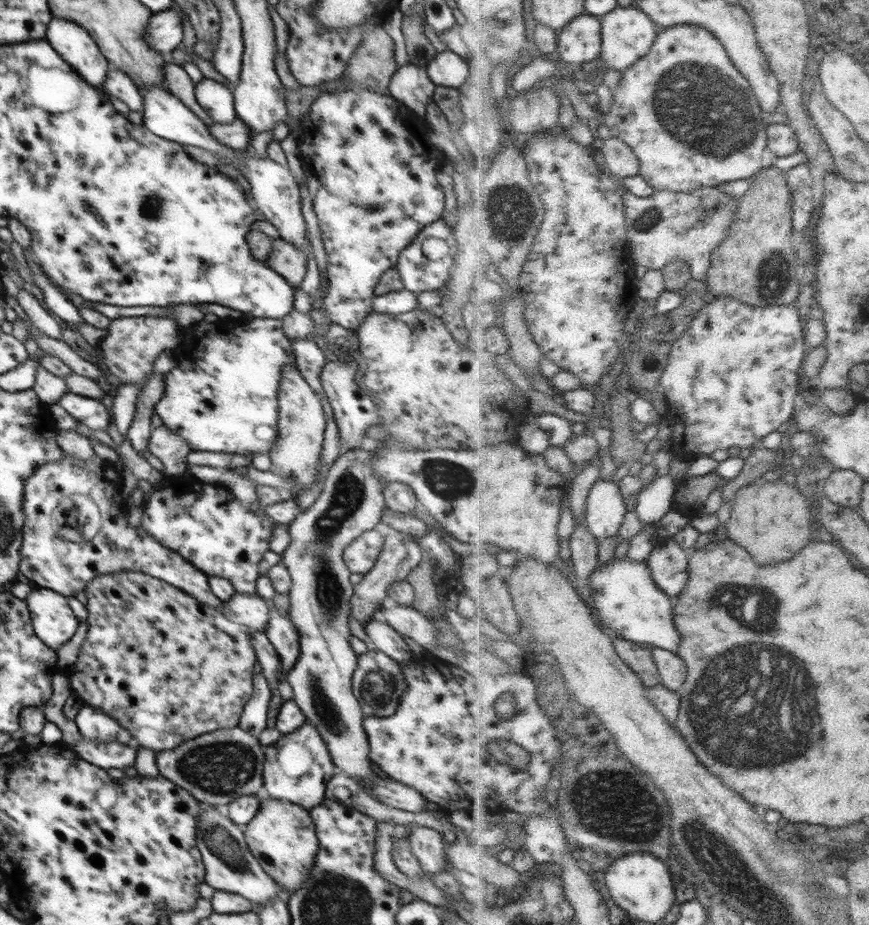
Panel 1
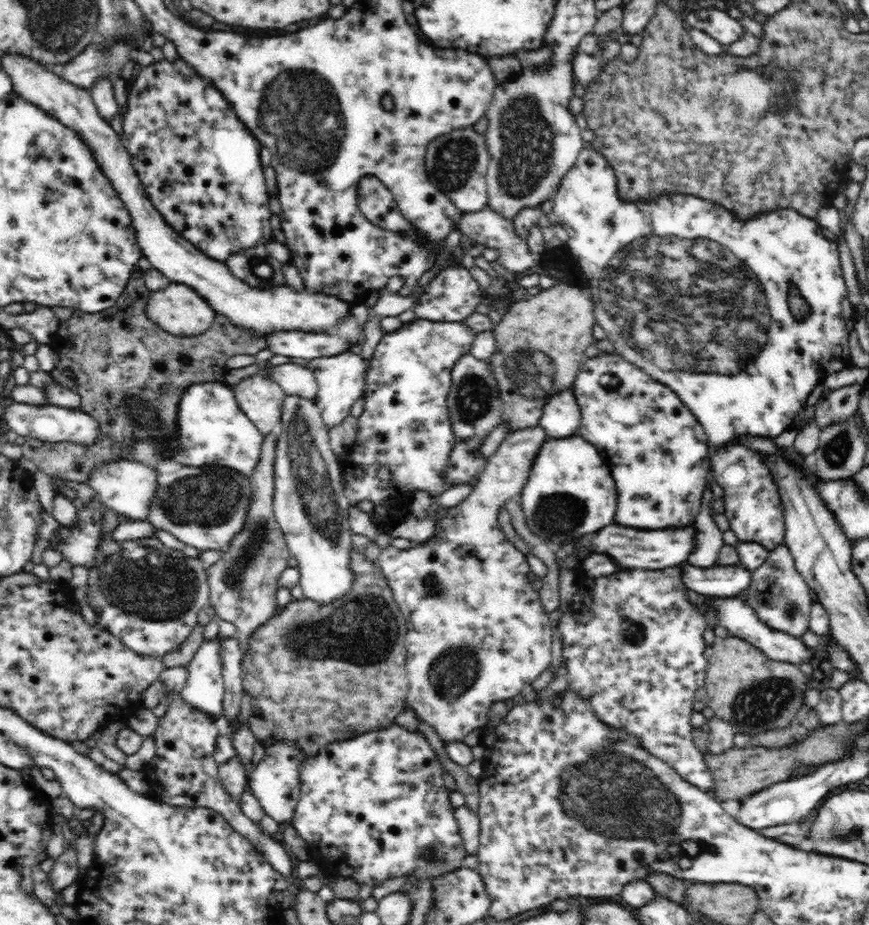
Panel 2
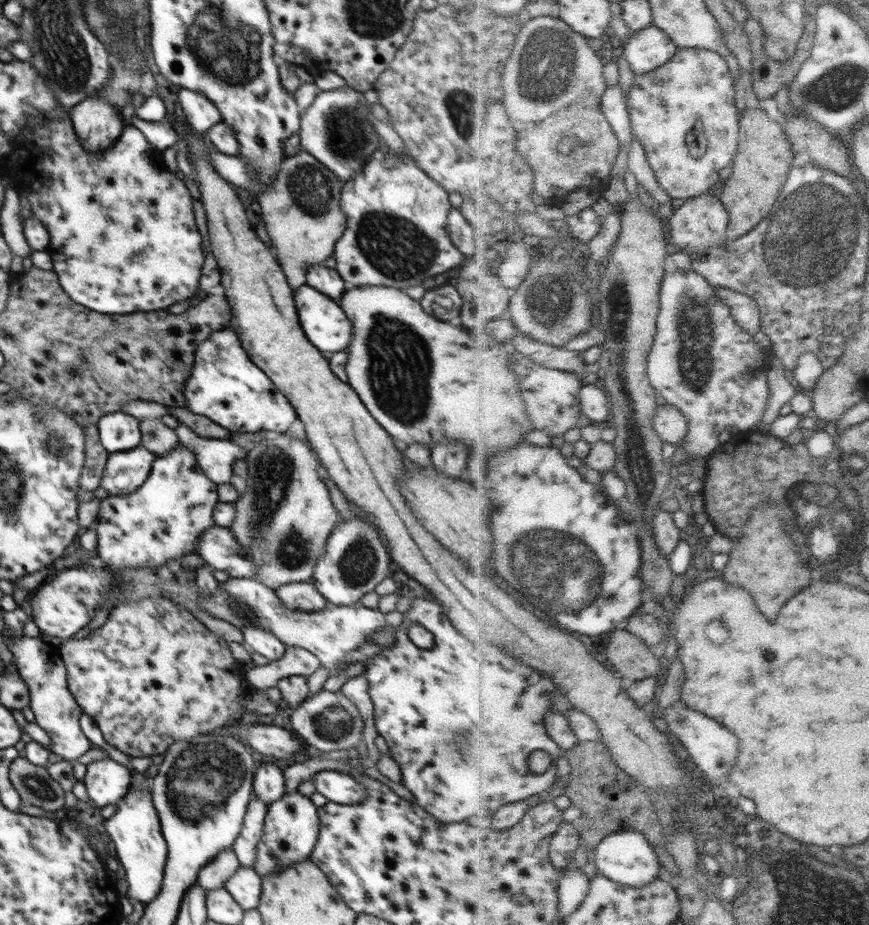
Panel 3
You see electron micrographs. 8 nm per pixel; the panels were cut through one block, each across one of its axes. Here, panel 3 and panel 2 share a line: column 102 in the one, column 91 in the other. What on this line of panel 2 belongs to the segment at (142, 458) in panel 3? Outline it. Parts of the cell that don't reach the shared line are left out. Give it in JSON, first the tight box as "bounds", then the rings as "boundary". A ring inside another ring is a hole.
{"bounds":[87,459,158,521],"boundary":[[[122,459],[118,462],[104,463],[92,471],[87,484],[94,492],[97,492],[99,500],[107,508],[111,508],[114,512],[129,519],[147,521],[149,504],[158,488],[157,471],[156,468],[146,466],[141,462],[130,462]]]}

